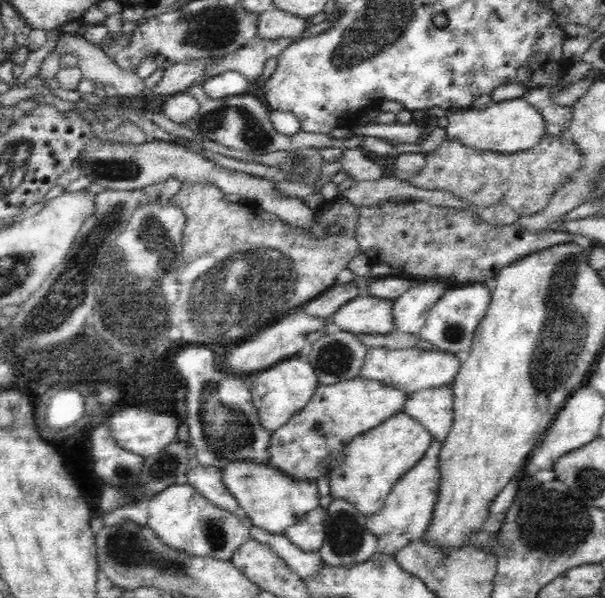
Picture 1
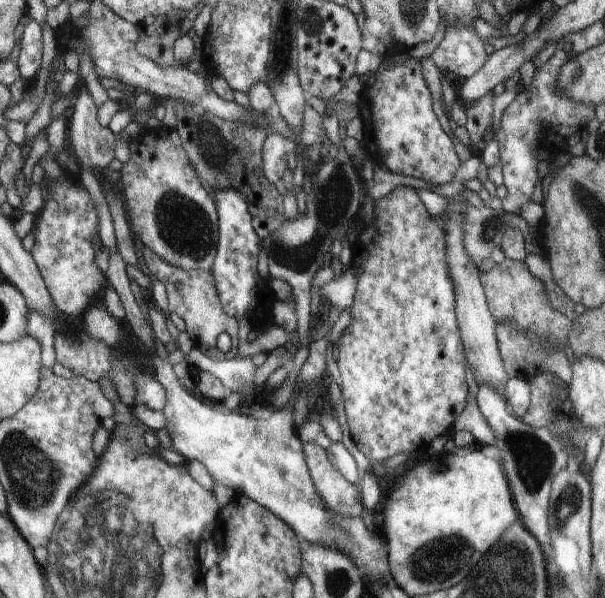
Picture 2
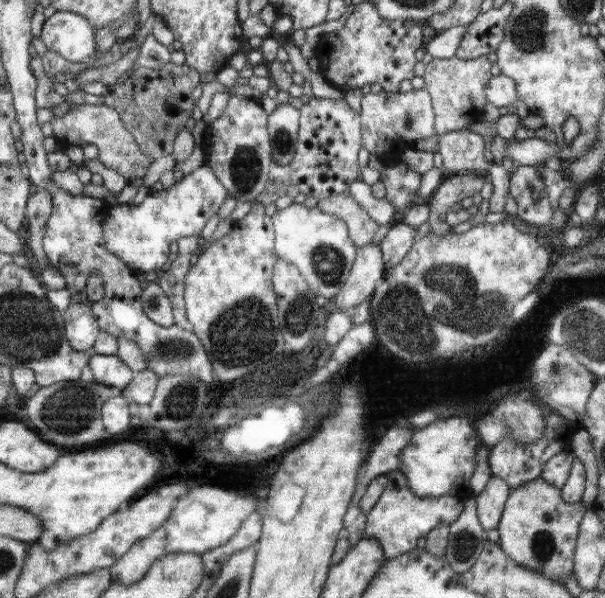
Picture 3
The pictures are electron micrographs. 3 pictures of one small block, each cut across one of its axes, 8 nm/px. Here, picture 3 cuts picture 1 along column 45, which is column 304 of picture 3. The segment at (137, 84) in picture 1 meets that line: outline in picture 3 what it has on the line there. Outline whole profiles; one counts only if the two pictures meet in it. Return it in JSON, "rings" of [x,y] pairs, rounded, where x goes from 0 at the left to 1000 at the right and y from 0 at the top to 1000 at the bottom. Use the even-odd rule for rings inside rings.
{"rings":[[[484,67],[478,70],[464,70],[468,87],[474,90],[474,104],[484,110],[488,120],[494,120],[504,134],[514,137],[514,151],[517,151],[517,164],[540,164],[540,167],[567,167],[567,147],[547,140],[531,120],[517,120],[514,110],[507,110],[507,100],[498,94],[498,80],[491,80],[484,74]]]}

